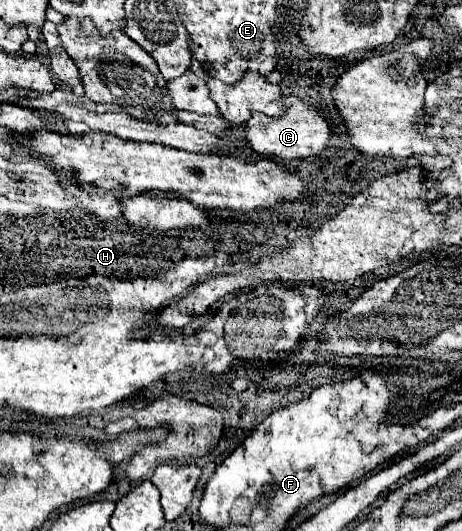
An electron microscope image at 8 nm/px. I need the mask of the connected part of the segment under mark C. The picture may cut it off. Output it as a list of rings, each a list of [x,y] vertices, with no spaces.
[[[294,99],[292,105],[288,105],[284,109],[282,115],[270,117],[264,113],[254,113],[246,123],[246,147],[256,151],[258,155],[270,157],[270,159],[280,159],[280,161],[292,161],[292,159],[306,159],[312,155],[322,153],[322,149],[326,147],[332,131],[326,123],[326,119],[322,119],[318,109],[310,109],[308,105],[304,105],[300,99]]]

